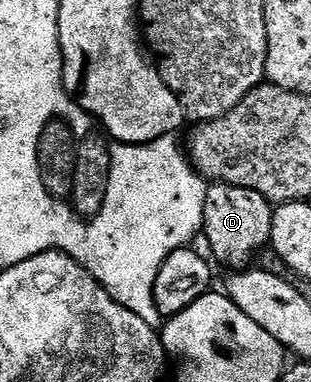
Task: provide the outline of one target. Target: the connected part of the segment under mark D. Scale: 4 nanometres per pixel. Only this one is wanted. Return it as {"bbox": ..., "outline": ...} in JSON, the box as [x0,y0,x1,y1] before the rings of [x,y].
{"bbox":[206,183,274,267],"outline":[[[216,183],[211,186],[208,190],[208,211],[206,214],[206,237],[208,233],[208,241],[212,244],[212,249],[225,261],[228,265],[240,265],[236,267],[244,267],[249,264],[248,260],[255,255],[259,249],[264,249],[268,245],[268,240],[271,242],[274,237],[274,205],[273,202],[269,201],[268,198],[264,197],[258,191],[253,189],[247,189],[246,187],[238,187],[237,185],[226,185],[223,183]]]}

